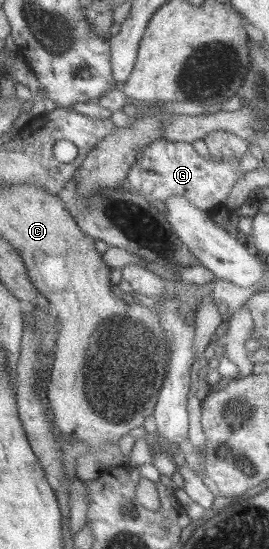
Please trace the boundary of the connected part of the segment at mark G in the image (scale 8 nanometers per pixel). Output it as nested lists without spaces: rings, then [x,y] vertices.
[[[164,138],[147,146],[140,159],[130,168],[129,191],[145,196],[150,202],[165,202],[173,196],[185,196],[195,207],[212,215],[225,207],[227,195],[244,173],[231,163],[214,158],[205,159],[192,143]]]

